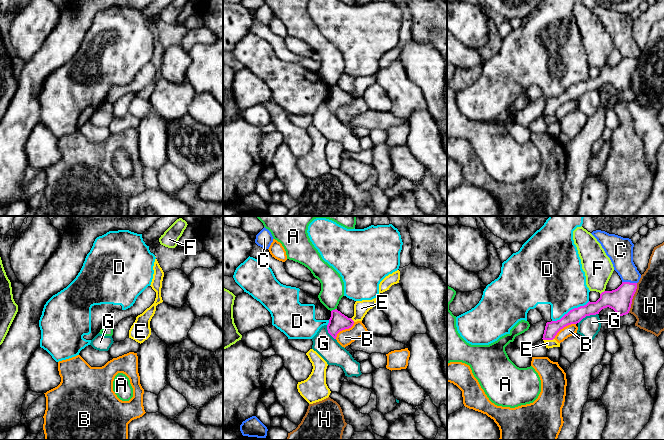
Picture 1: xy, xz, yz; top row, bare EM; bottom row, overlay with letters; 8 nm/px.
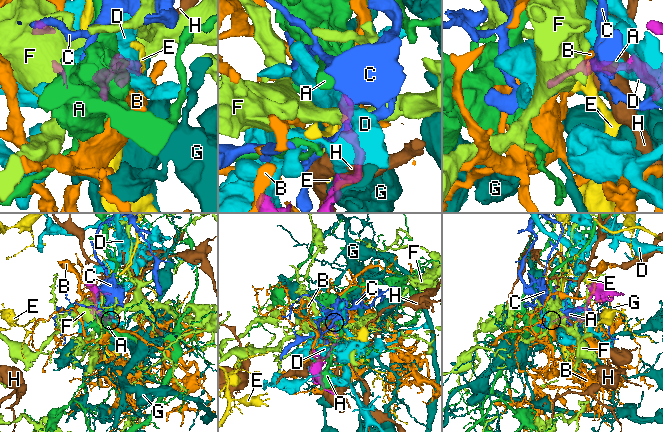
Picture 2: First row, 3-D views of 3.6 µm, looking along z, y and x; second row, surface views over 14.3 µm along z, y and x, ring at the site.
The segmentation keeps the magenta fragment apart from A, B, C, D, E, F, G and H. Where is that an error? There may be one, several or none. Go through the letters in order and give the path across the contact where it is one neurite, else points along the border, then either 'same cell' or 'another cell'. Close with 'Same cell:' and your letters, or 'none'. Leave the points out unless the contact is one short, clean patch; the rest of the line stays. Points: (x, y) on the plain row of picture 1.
A: along xz (336, 84), (331, 87) | another cell
B: along yz (575, 99), (564, 102), (553, 114) | another cell
C: along yz (622, 57), (636, 59) | another cell
D: another cell
E: along yz (553, 114), (543, 116) | another cell
F: along yz (604, 66), (600, 70) | another cell
G: another cell
H: another cell
Same cell: none

